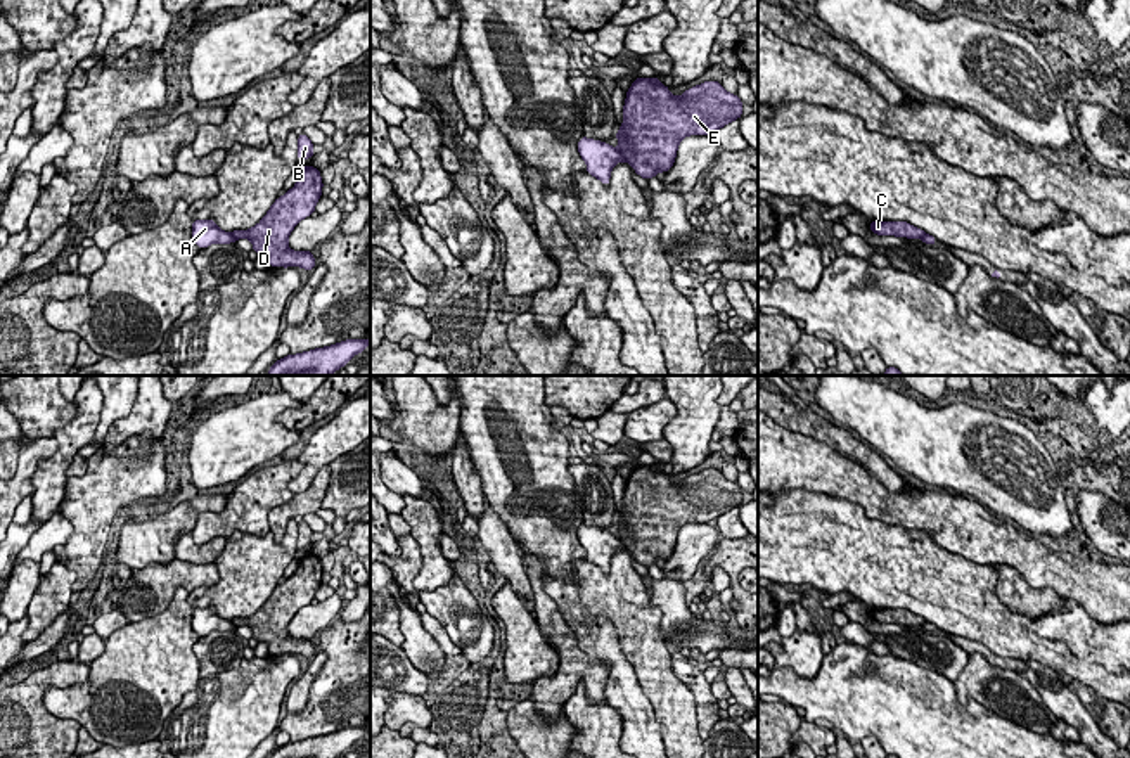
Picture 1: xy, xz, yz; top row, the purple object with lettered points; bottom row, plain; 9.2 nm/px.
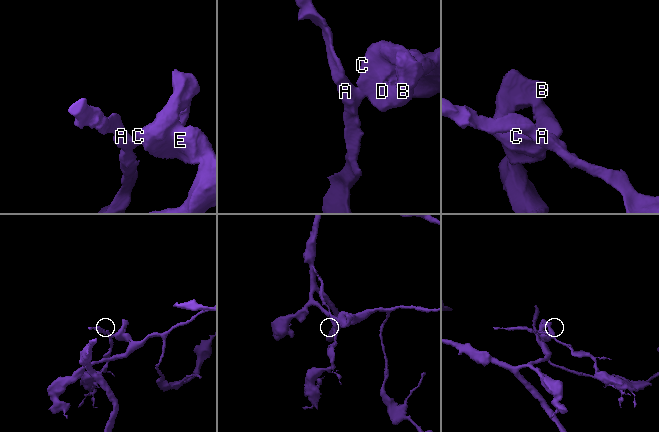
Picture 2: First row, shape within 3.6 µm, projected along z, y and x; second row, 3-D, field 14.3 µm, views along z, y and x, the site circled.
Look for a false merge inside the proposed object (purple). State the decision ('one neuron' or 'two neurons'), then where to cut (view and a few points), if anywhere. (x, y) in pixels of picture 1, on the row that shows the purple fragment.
two neurons | xz (618, 151), (627, 160)

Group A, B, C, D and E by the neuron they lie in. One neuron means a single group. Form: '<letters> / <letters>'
A / B C D E

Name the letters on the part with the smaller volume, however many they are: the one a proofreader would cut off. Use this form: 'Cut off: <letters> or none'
Cut off: A

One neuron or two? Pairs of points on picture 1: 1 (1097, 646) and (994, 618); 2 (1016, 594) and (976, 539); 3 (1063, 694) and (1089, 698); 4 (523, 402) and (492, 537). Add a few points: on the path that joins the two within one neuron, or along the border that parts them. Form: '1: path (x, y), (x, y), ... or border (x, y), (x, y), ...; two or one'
1: border (1028, 625), (1039, 635), (1063, 641), (1068, 648); two
2: border (992, 565), (1013, 566), (1030, 585); two
3: border (1068, 686), (1101, 729); two
4: border (485, 501), (520, 547); two

